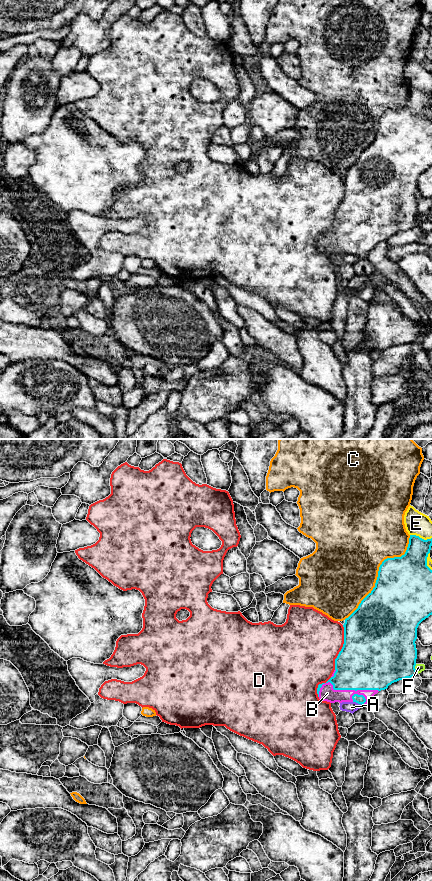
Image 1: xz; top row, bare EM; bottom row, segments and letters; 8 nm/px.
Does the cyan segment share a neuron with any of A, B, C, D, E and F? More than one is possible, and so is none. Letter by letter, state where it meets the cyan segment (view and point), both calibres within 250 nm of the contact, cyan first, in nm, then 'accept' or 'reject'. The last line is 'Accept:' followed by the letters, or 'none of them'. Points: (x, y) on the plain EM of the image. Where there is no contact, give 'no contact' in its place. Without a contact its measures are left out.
A: xz (358, 255) | 80/90 nm | reject
B: xz (343, 241) | 400/120 nm | accept
C: xz (378, 123) | 460/500 nm | reject
D: xz (342, 199) | 500/460 nm | reject
E: xz (421, 90) | 240/190 nm | reject
F: xz (414, 220) | 480/70 nm | reject
Accept: B

